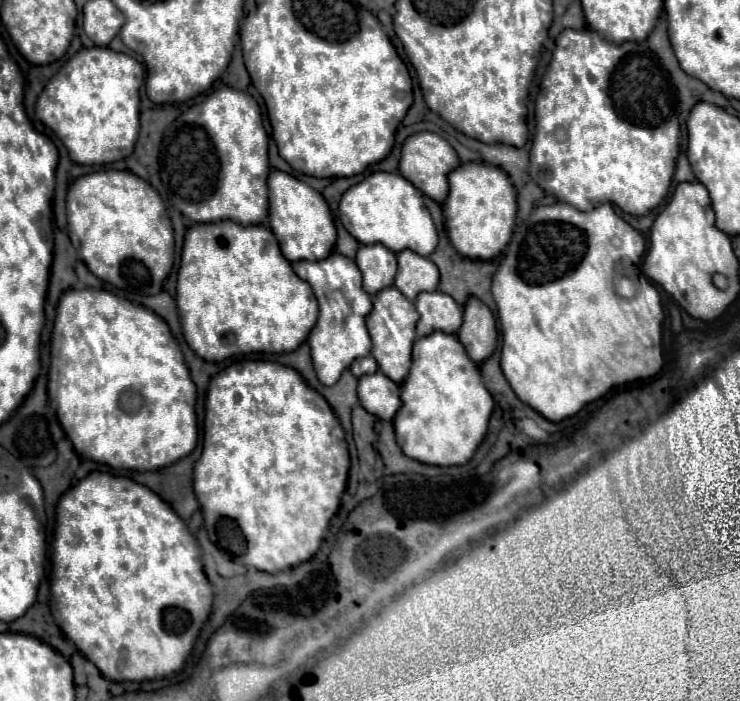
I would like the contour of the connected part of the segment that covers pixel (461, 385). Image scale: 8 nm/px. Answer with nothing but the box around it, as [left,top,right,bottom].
[394,332,494,466]

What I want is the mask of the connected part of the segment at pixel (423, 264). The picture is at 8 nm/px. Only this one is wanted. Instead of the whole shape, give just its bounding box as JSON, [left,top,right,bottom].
[394,250,438,300]

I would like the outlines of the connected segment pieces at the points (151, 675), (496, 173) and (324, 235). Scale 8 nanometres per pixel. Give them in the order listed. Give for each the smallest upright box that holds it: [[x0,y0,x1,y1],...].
[[50,472,212,682],[444,162,516,260],[268,170,336,262]]

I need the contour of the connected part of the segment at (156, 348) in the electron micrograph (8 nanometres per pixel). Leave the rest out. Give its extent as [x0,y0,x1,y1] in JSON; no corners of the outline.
[48,289,196,470]

